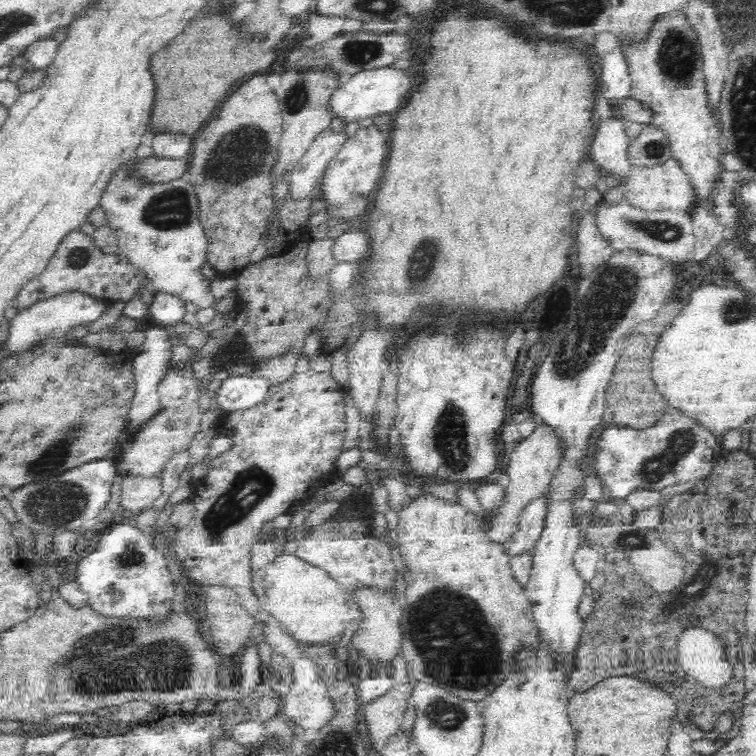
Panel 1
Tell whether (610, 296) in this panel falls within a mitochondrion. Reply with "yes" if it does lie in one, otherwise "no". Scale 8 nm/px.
yes

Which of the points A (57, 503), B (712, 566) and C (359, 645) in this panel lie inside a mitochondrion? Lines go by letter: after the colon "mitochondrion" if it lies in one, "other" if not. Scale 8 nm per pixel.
A: mitochondrion
B: other
C: other

